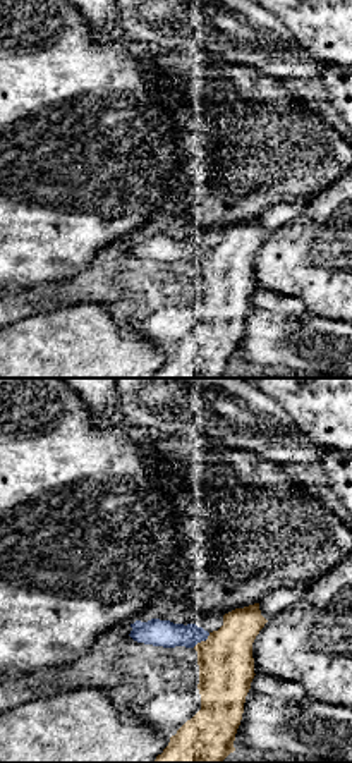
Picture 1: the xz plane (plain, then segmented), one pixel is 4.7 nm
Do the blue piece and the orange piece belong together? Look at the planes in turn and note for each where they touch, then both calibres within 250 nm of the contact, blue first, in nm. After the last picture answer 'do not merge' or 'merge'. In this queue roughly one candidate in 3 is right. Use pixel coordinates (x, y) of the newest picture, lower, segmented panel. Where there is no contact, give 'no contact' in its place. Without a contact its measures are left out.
(201, 640) | 130/260 nm

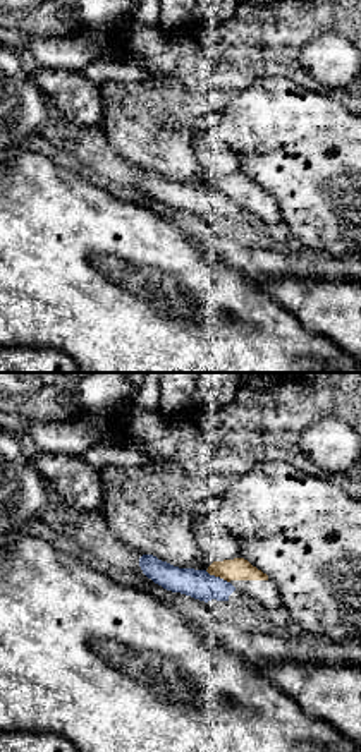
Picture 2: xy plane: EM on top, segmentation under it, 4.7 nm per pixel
(217, 577) | 140/110 nm

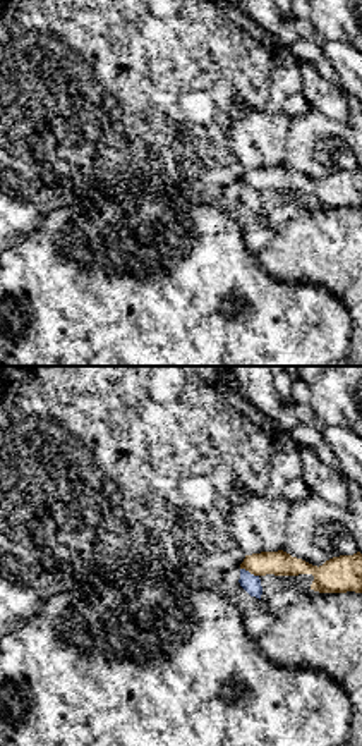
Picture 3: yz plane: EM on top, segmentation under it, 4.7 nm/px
(247, 571) | 90/120 nm

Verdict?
do not merge

